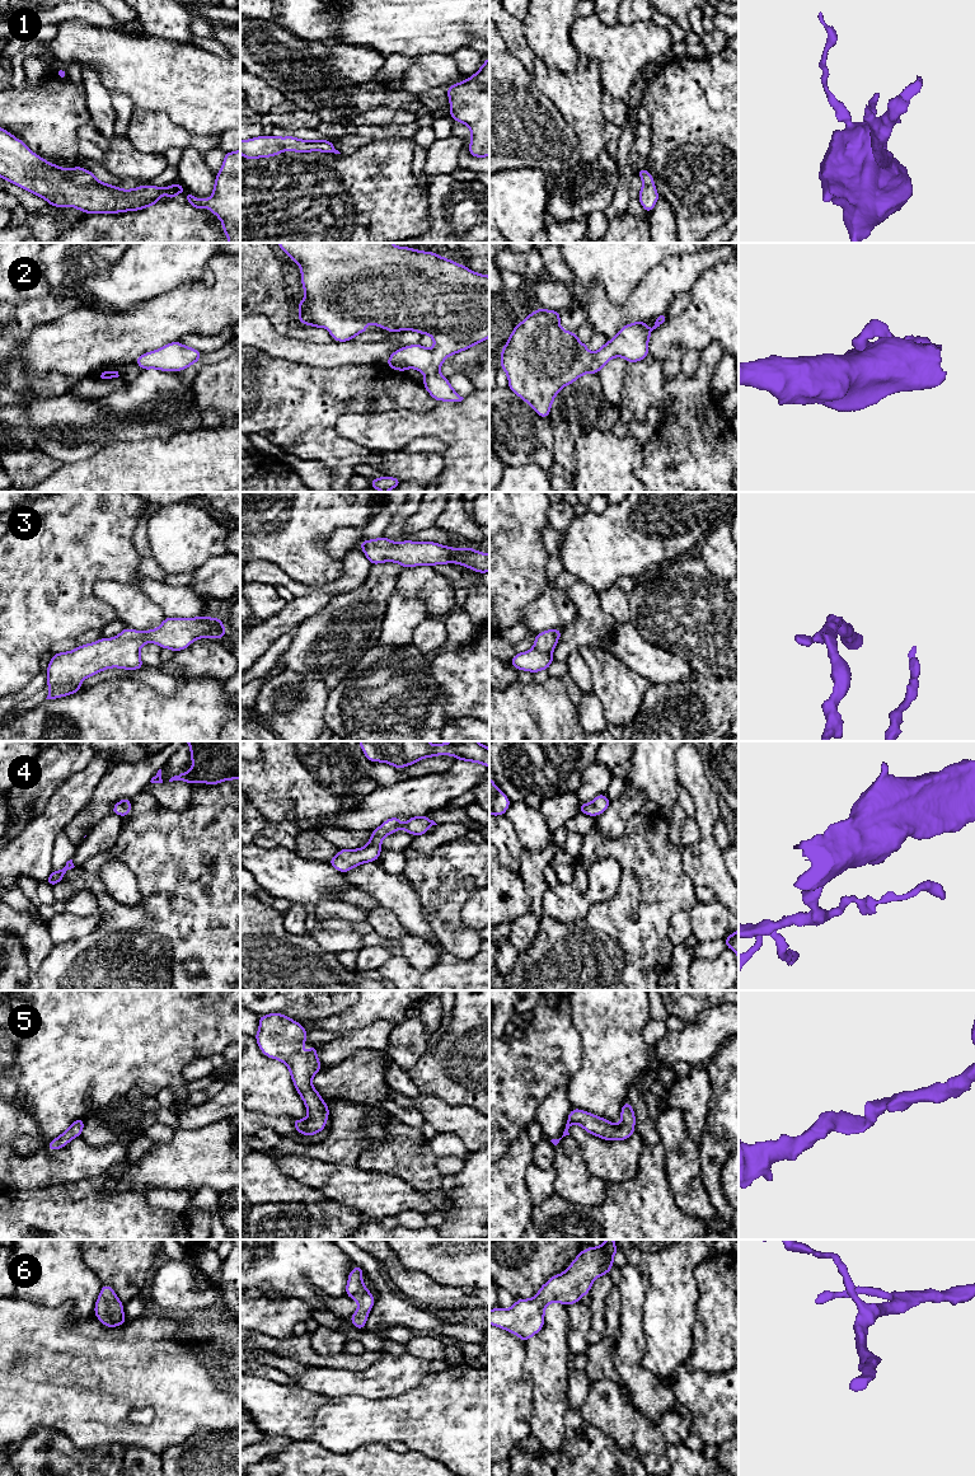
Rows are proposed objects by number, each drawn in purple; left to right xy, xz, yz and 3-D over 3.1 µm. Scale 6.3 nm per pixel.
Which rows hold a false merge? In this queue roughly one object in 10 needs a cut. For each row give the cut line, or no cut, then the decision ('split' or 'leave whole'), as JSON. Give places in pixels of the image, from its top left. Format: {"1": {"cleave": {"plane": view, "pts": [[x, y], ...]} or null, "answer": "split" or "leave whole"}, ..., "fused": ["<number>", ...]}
{"1": {"cleave": null, "answer": "leave whole"}, "2": {"cleave": null, "answer": "leave whole"}, "3": {"cleave": null, "answer": "leave whole"}, "4": {"cleave": null, "answer": "leave whole"}, "5": {"cleave": null, "answer": "leave whole"}, "6": {"cleave": null, "answer": "leave whole"}, "fused": []}

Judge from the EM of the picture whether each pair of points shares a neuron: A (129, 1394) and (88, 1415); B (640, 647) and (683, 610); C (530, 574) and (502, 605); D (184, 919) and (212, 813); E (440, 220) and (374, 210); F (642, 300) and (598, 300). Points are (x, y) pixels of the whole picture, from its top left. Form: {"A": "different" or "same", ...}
{"A": "same", "B": "different", "C": "same", "D": "same", "E": "different", "F": "same"}

